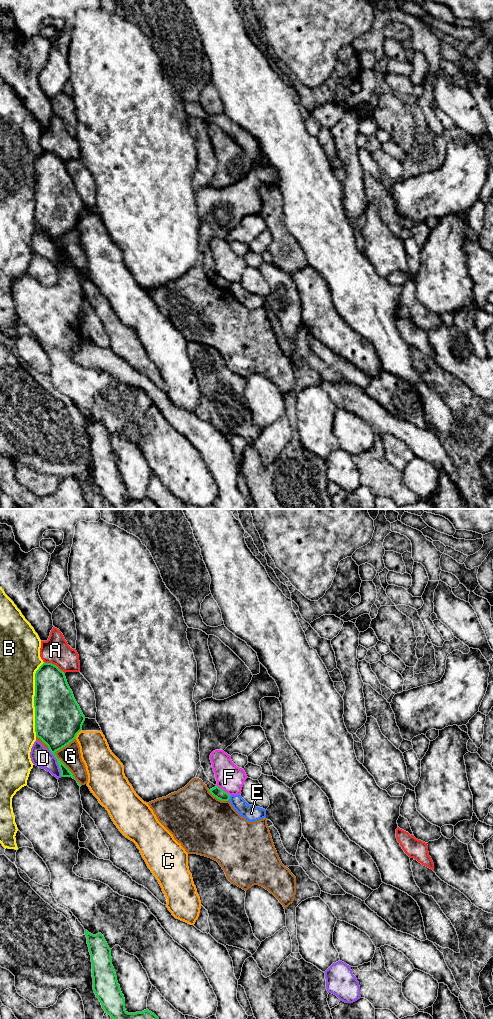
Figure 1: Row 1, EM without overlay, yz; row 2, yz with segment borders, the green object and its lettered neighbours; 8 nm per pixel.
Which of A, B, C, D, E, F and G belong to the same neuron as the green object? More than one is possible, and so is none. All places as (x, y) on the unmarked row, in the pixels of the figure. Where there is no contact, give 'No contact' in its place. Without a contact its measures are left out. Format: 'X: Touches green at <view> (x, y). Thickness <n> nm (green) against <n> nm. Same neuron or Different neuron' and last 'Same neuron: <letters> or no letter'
A: Touches green at yz (53, 152). Thickness 300 nm (green) against 220 nm. Different neuron
B: Touches green at yz (34, 187). Thickness 380 nm (green) against 280 nm. Different neuron
C: Touches green at yz (77, 221). Thickness 380 nm (green) against 240 nm. Different neuron
D: Touches green at yz (57, 250). Thickness 280 nm (green) against 160 nm. Different neuron
E: Touches green at yz (229, 286). Thickness 90 nm (green) against 130 nm. Different neuron
F: Touches green at yz (223, 278). Thickness 90 nm (green) against 220 nm. Different neuron
G: Touches green at yz (59, 247). Thickness 300 nm (green) against 170 nm. Different neuron
Same neuron: no letter

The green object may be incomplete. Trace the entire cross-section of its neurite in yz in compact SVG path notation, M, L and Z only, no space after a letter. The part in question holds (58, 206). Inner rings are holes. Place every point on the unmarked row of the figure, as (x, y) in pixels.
M43 151L35 161L35 220L57 247L61 265L74 264L55 240L76 227L85 209L65 162L52 151Z

